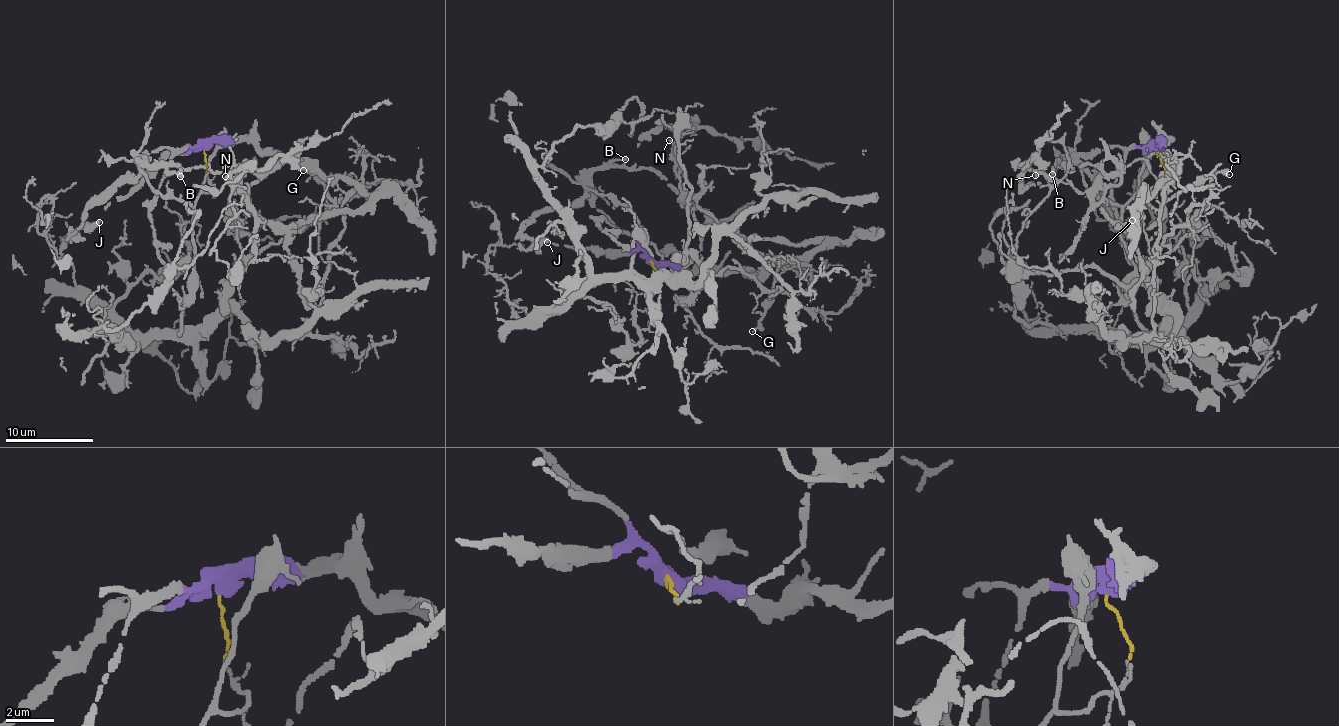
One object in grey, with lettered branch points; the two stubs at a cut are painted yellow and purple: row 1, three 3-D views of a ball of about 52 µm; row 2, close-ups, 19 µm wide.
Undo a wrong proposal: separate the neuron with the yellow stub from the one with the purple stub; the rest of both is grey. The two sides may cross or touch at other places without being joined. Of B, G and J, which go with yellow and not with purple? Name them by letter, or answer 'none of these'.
G

